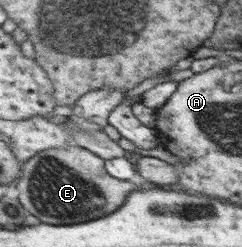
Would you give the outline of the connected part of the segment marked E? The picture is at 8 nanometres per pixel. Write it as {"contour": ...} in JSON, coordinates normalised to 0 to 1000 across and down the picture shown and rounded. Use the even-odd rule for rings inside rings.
{"contour":[[[326,587],[169,611],[116,652],[70,741],[99,850],[136,887],[211,911],[318,911],[417,887],[483,854],[554,773],[599,757],[591,737],[508,733],[459,709],[438,644]]]}

